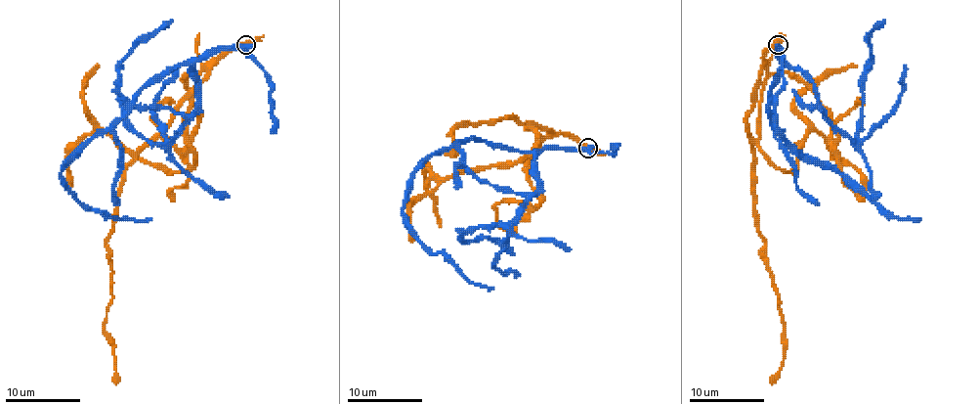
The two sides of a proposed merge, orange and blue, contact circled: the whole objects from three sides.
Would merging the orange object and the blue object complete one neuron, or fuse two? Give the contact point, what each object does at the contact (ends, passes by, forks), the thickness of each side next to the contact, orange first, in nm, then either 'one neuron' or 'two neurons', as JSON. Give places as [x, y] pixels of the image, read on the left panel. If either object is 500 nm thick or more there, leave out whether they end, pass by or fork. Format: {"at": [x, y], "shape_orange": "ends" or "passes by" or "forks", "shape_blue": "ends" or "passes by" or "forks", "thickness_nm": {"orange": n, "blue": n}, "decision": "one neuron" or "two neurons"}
{"at": [245, 45], "shape_orange": "passes by", "shape_blue": "passes by", "thickness_nm": {"orange": 400, "blue": 400}, "decision": "two neurons"}

